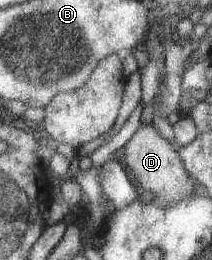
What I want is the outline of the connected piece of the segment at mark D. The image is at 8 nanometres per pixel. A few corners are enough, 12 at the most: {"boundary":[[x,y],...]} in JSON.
{"boundary":[[140,123],[123,149],[143,191],[162,205],[195,193],[170,139]]}

